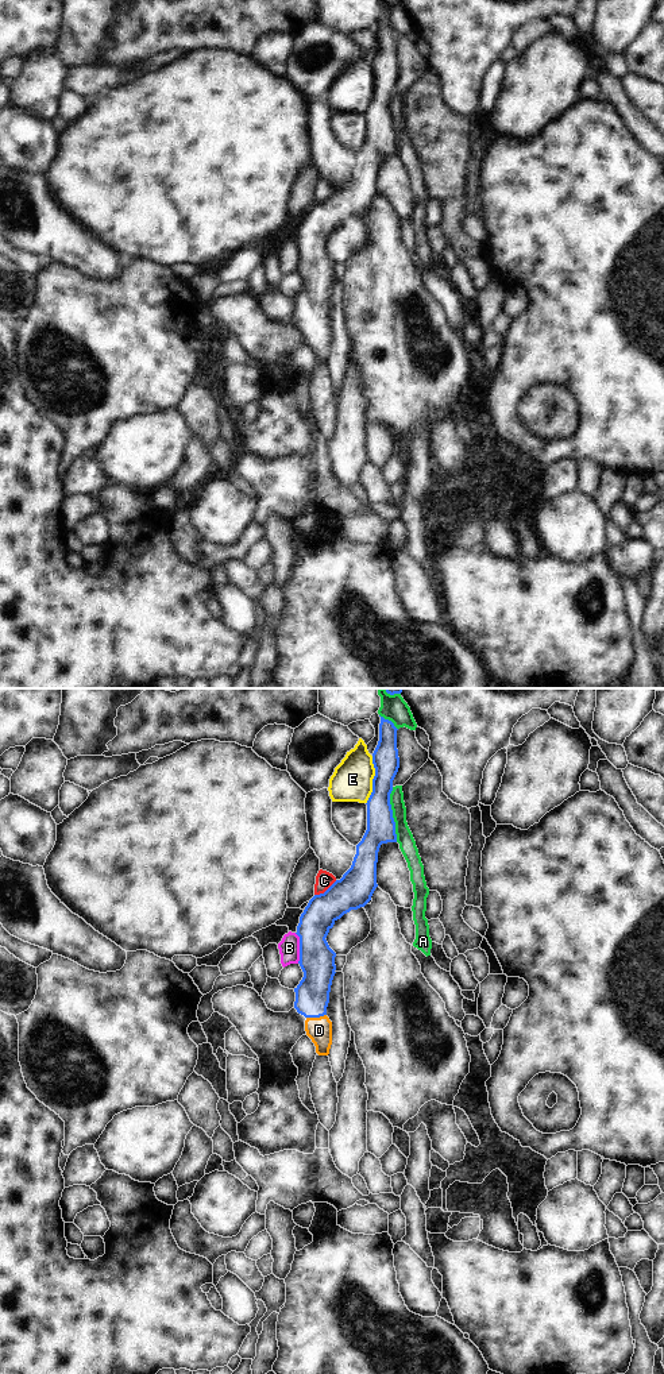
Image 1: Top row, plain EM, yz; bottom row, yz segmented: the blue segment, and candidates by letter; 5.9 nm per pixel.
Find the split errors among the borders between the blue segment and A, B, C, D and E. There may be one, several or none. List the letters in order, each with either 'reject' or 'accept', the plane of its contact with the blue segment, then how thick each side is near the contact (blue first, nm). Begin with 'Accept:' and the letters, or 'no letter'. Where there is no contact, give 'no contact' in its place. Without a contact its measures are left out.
Accept: D
A: reject; contact in yz; calibres 180 and 100 nm
B: reject; contact in yz; calibres 200 and 130 nm
C: reject; contact in yz; calibres 220 and 100 nm
D: accept; contact in yz; calibres 200 and 150 nm
E: reject; contact in yz; calibres 160 and 240 nm

